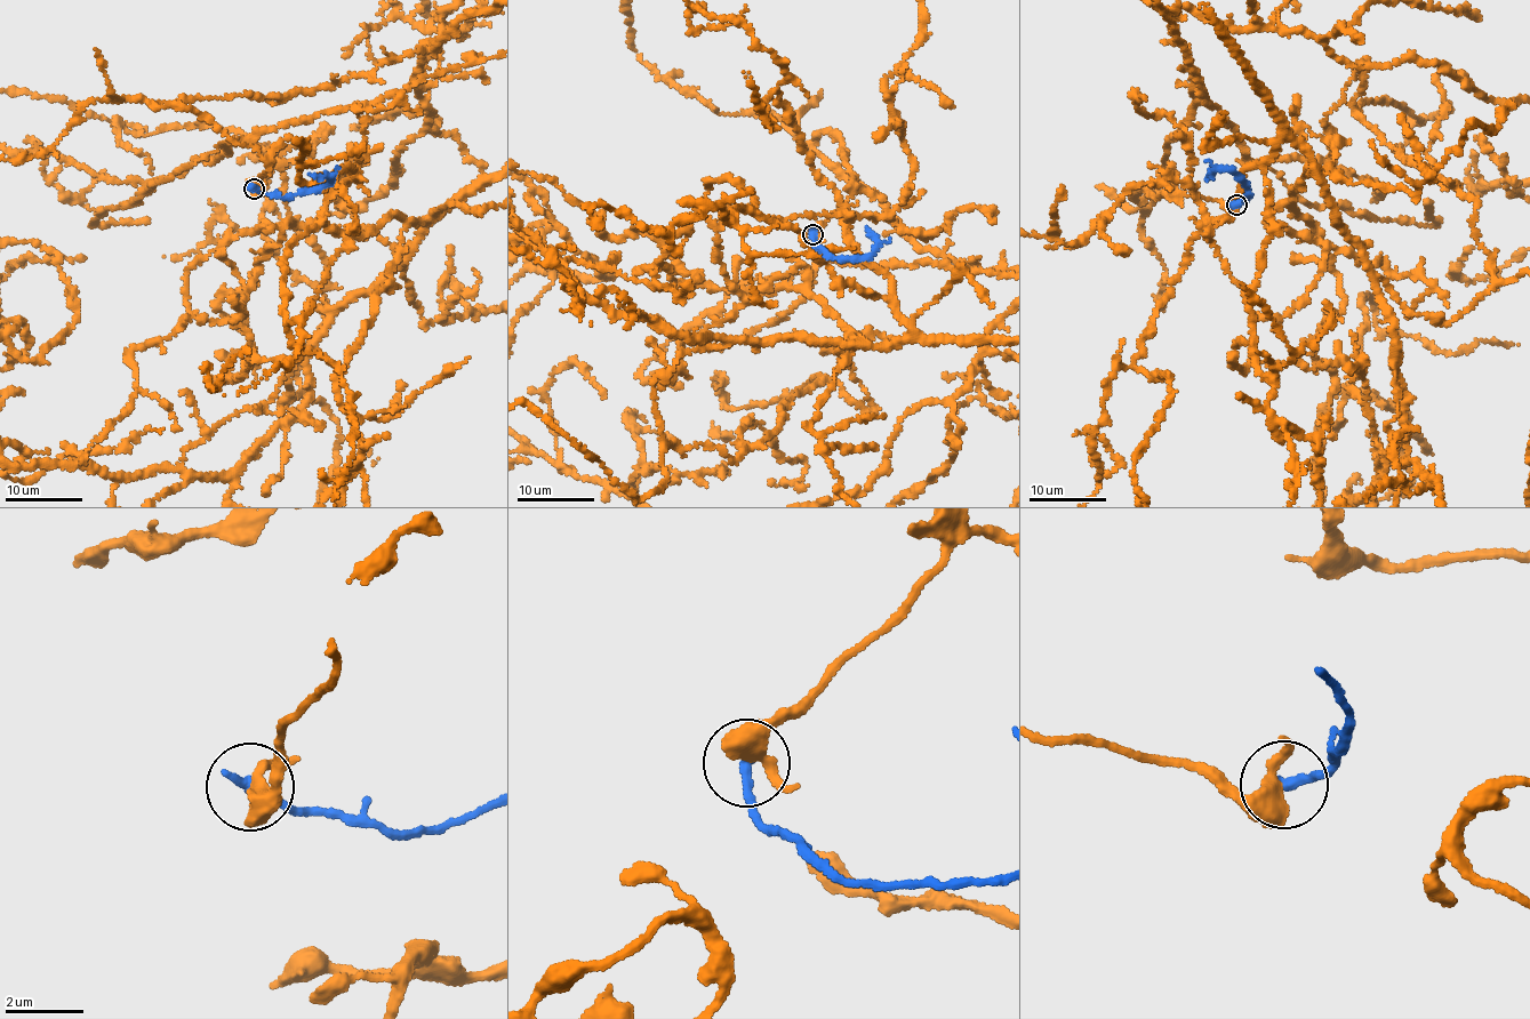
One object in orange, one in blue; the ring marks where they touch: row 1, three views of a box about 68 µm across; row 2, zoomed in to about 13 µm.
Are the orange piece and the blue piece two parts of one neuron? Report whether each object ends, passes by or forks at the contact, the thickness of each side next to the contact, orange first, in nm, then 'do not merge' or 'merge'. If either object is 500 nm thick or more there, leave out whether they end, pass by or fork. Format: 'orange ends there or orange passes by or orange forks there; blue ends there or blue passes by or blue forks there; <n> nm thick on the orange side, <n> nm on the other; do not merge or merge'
orange passes by; blue ends there; 380 nm thick on the orange side, 300 nm on the other; do not merge

